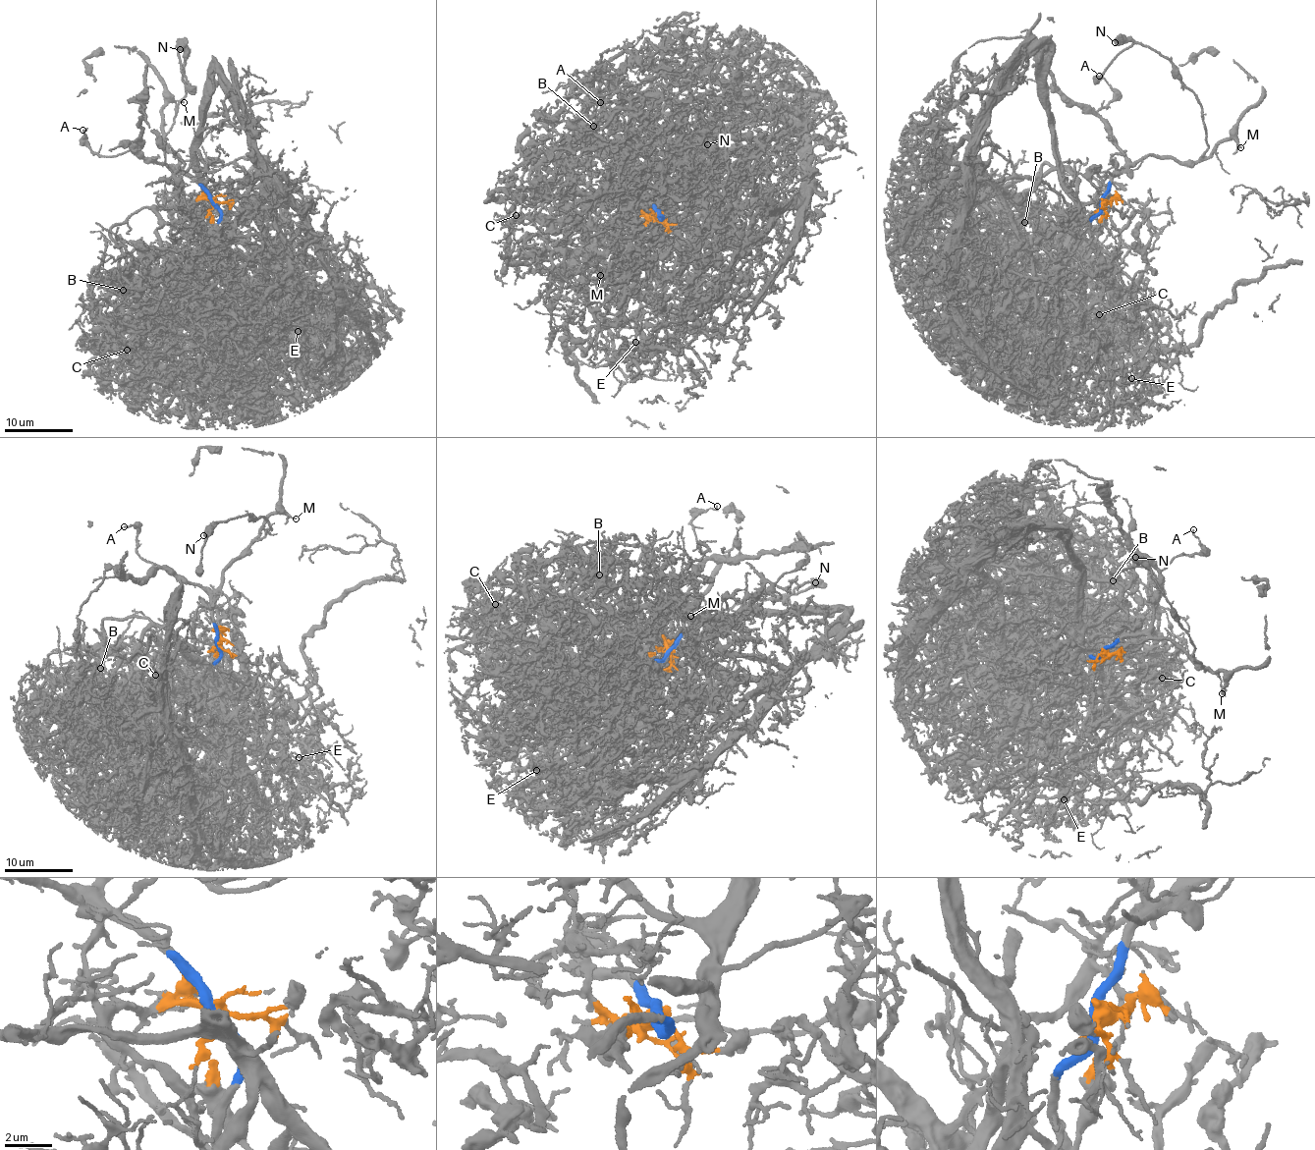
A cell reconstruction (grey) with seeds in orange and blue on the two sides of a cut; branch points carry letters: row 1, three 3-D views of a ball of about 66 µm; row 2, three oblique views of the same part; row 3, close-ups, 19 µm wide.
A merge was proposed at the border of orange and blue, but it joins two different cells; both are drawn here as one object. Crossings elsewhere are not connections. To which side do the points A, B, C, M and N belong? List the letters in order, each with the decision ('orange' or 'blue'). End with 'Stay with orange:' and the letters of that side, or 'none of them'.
A: blue
B: orange
C: orange
M: blue
N: blue
Stay with orange: B, C

